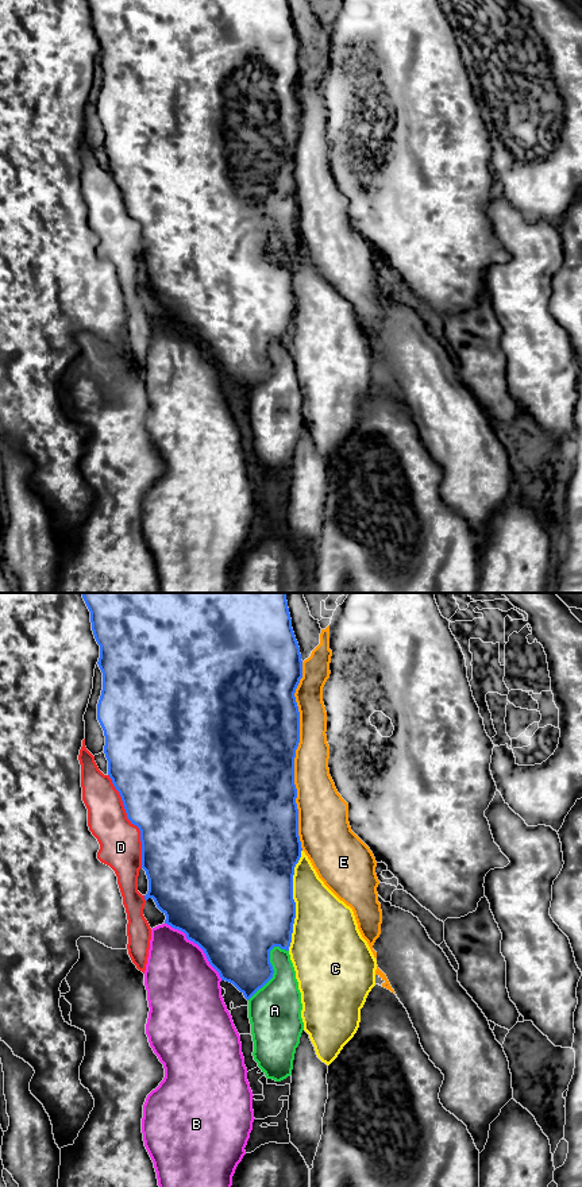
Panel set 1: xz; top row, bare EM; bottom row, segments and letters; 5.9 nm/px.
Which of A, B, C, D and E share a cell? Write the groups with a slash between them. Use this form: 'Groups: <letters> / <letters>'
Groups: A / B / C / D / E

